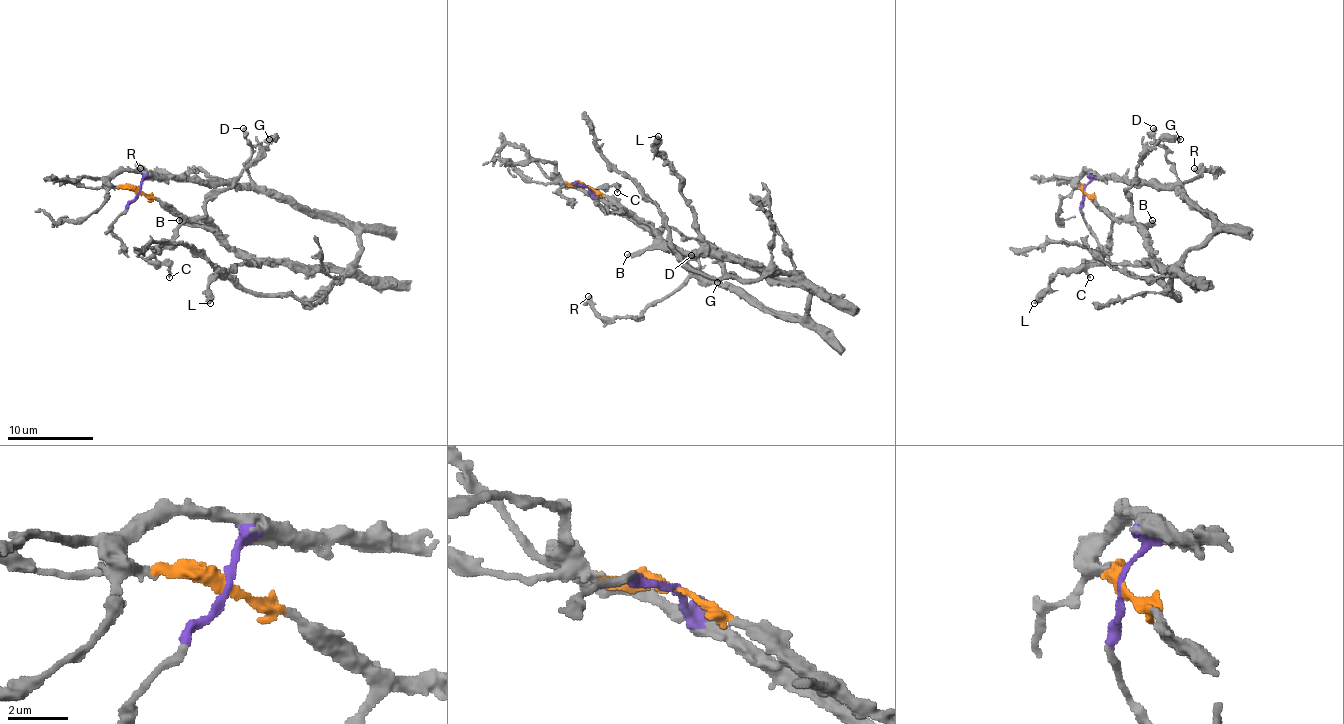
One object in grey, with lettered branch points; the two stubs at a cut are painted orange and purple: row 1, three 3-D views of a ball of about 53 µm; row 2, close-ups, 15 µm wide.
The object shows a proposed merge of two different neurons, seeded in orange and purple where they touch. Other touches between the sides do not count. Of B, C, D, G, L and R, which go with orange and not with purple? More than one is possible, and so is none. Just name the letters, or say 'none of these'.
B, C, G, L

